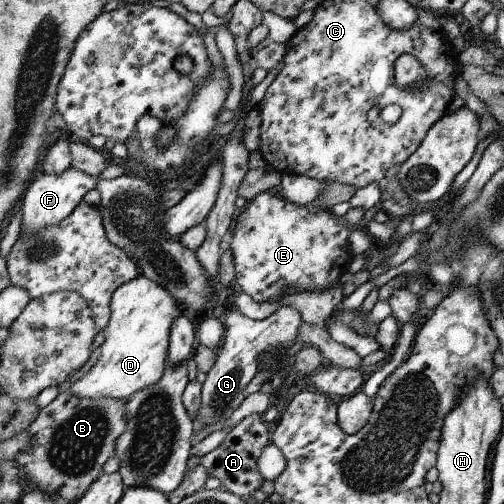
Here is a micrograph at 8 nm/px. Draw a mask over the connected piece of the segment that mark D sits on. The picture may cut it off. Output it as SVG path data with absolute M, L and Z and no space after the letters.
M138 274L127 283L121 284L112 293L110 310L111 317L97 344L102 347L100 360L93 368L80 371L65 387L75 397L81 399L110 397L128 400L134 393L156 384L165 371L173 322L184 312L169 290L142 274Z

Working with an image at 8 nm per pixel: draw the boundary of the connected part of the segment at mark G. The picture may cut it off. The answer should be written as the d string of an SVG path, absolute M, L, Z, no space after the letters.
M284 304L278 307L267 319L255 321L240 313L238 309L228 312L222 318L225 334L217 351L212 368L206 373L206 379L201 384L201 403L195 416L196 432L210 425L218 423L229 424L234 411L248 396L248 383L254 378L258 369L258 354L288 344L295 340L298 326L301 324L301 314L293 306Z

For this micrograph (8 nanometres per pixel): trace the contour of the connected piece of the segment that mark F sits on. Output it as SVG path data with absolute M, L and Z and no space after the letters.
M70 166L58 174L37 173L23 192L21 232L33 237L46 227L64 220L83 201L84 195L97 188L97 177Z

